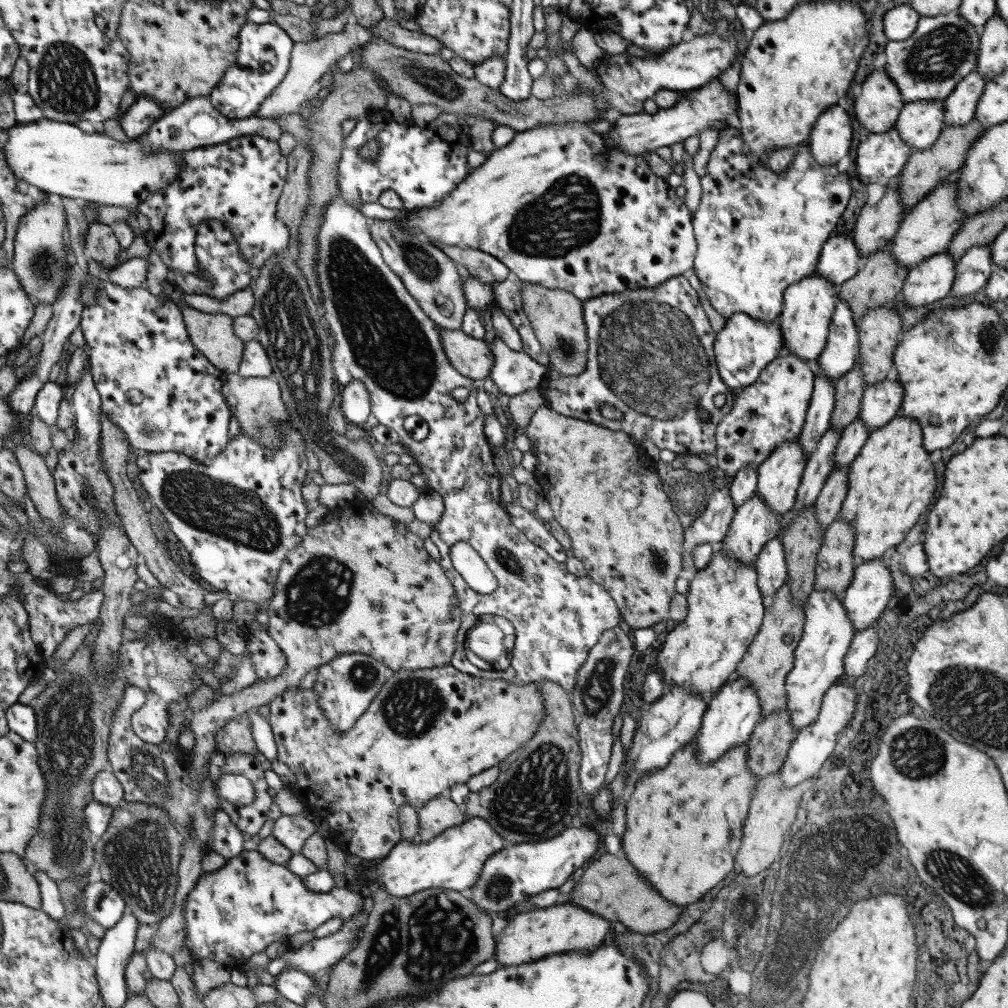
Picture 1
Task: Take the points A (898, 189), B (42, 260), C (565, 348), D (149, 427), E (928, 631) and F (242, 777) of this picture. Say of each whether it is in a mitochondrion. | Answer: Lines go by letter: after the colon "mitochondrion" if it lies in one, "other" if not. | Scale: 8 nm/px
A: other
B: mitochondrion
C: mitochondrion
D: mitochondrion
E: other
F: other

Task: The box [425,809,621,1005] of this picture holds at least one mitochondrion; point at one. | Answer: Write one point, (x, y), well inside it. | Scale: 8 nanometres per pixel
(498, 888)

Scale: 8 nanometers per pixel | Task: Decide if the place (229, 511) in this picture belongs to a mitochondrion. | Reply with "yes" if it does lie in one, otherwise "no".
yes

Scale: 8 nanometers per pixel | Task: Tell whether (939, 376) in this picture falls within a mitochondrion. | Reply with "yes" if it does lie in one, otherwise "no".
no

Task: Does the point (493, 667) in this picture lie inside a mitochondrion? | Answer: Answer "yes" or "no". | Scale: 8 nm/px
no

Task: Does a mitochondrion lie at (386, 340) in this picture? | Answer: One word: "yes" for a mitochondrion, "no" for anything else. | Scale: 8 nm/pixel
yes

